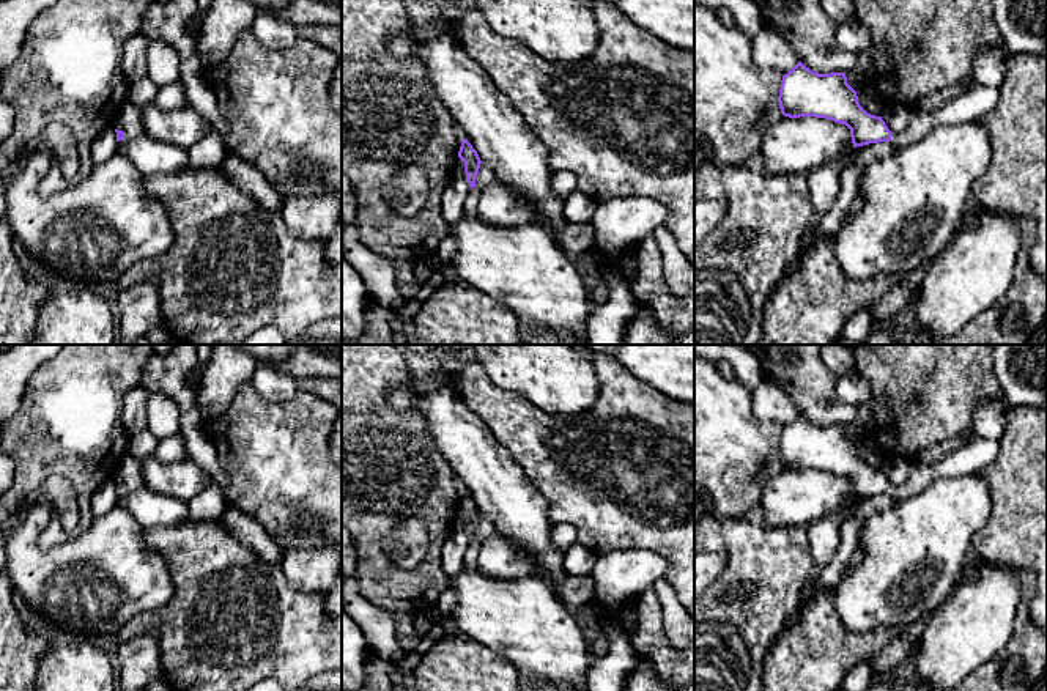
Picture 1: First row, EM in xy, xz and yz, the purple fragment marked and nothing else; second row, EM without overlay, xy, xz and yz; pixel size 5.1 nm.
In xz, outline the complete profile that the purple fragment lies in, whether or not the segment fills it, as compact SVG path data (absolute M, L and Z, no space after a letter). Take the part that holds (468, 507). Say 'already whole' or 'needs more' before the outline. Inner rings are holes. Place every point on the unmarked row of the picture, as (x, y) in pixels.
needs more | M463 491L461 494L458 510L464 515L466 532L471 538L471 543L464 556L464 567L469 570L475 570L477 556L480 551L480 543L475 540L475 530L477 530L482 513L477 504L472 501L472 497L466 491Z

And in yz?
needs more | M798 414L782 428L778 449L784 469L831 472L850 482L853 501L890 494L893 502L919 494L937 479L981 474L992 467L998 452L998 441L976 436L971 442L948 452L937 463L913 463L907 482L893 488L882 469L871 467L860 458L856 444L847 436L845 425L819 427Z

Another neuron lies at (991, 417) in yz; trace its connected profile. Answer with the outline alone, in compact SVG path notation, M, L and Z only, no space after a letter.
M1003 394L997 401L981 401L975 409L971 431L976 436L998 441L1006 428L1009 411Z

